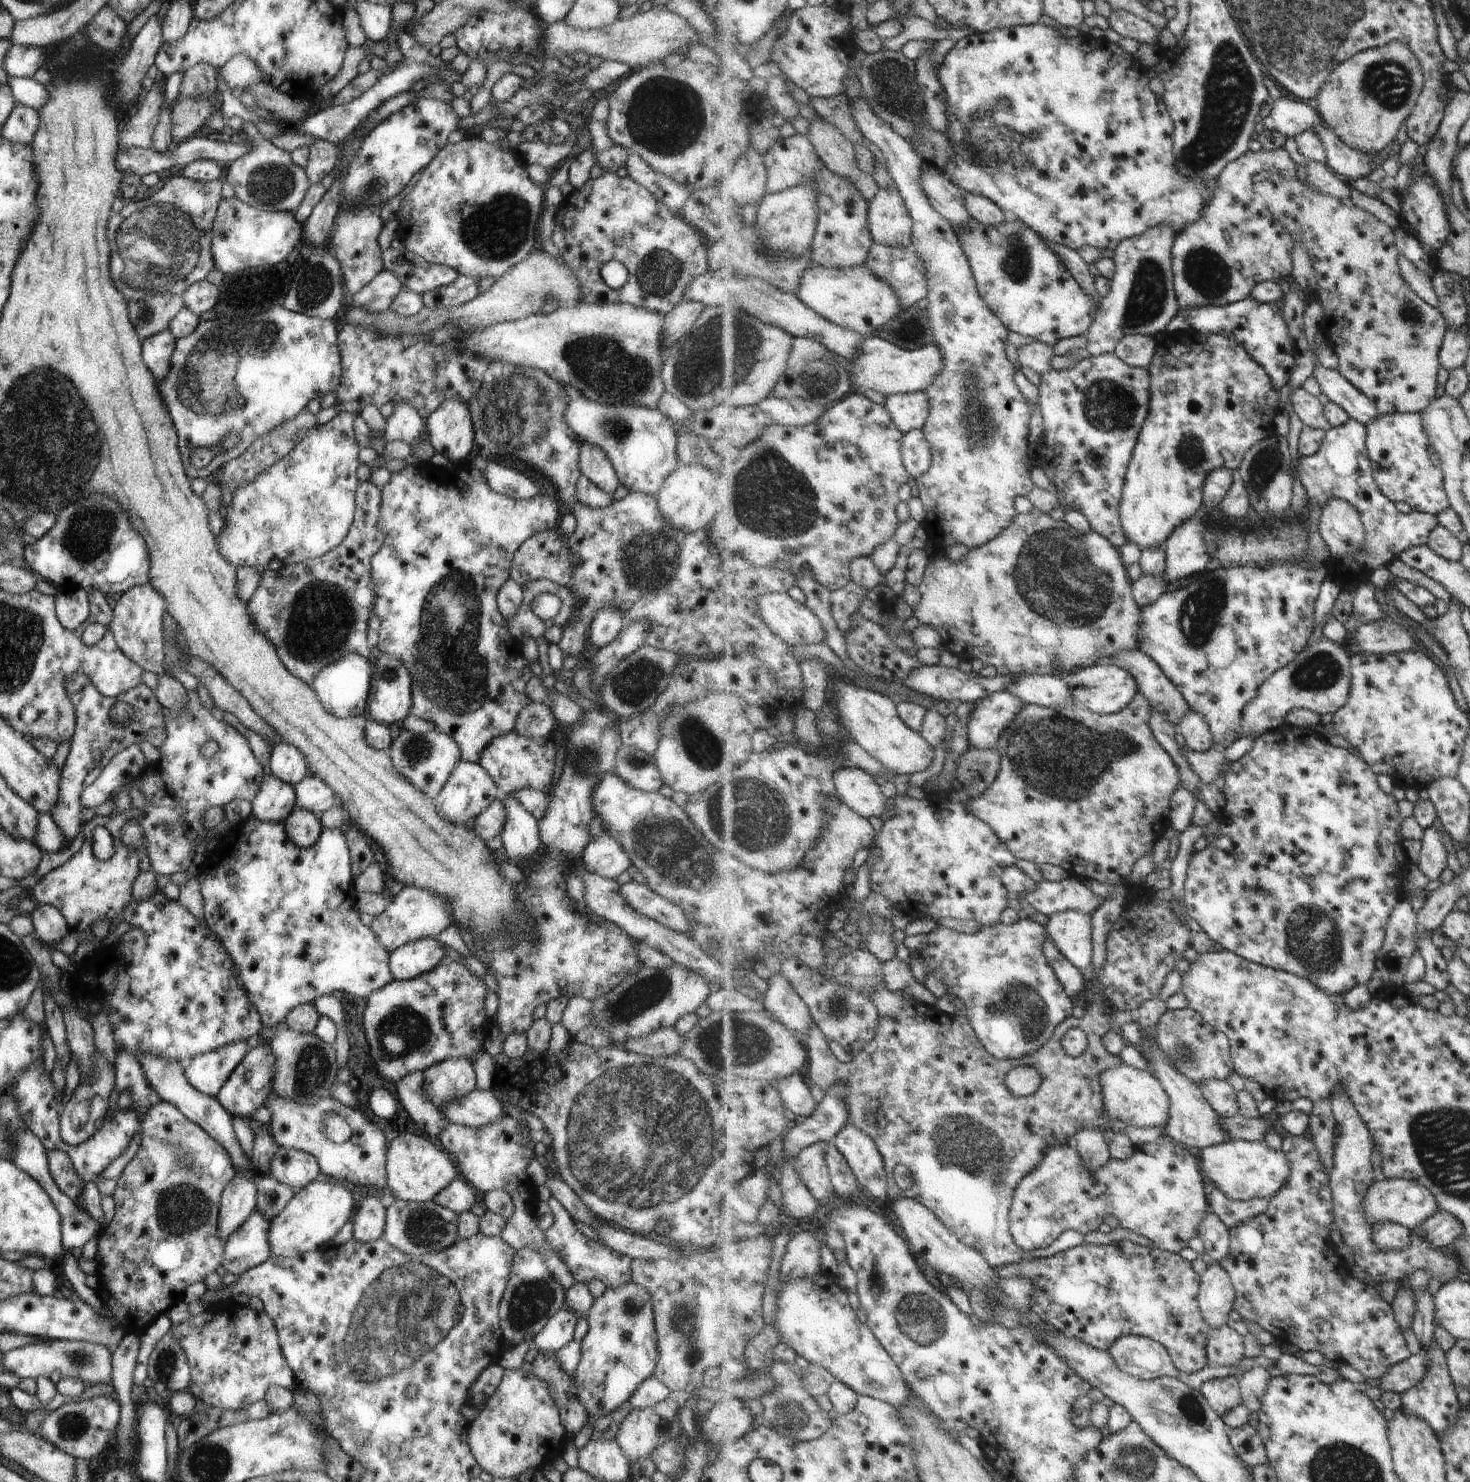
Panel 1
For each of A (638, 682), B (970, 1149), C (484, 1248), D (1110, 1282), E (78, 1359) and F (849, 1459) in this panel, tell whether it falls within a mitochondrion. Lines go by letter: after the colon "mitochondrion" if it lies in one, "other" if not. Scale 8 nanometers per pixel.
A: mitochondrion
B: mitochondrion
C: other
D: mitochondrion
E: mitochondrion
F: other

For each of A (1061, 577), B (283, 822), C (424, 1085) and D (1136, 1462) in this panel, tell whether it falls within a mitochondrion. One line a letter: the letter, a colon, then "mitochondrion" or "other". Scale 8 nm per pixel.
A: mitochondrion
B: other
C: other
D: mitochondrion

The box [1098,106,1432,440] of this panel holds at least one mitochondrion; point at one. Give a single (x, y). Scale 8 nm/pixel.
(1147, 296)

